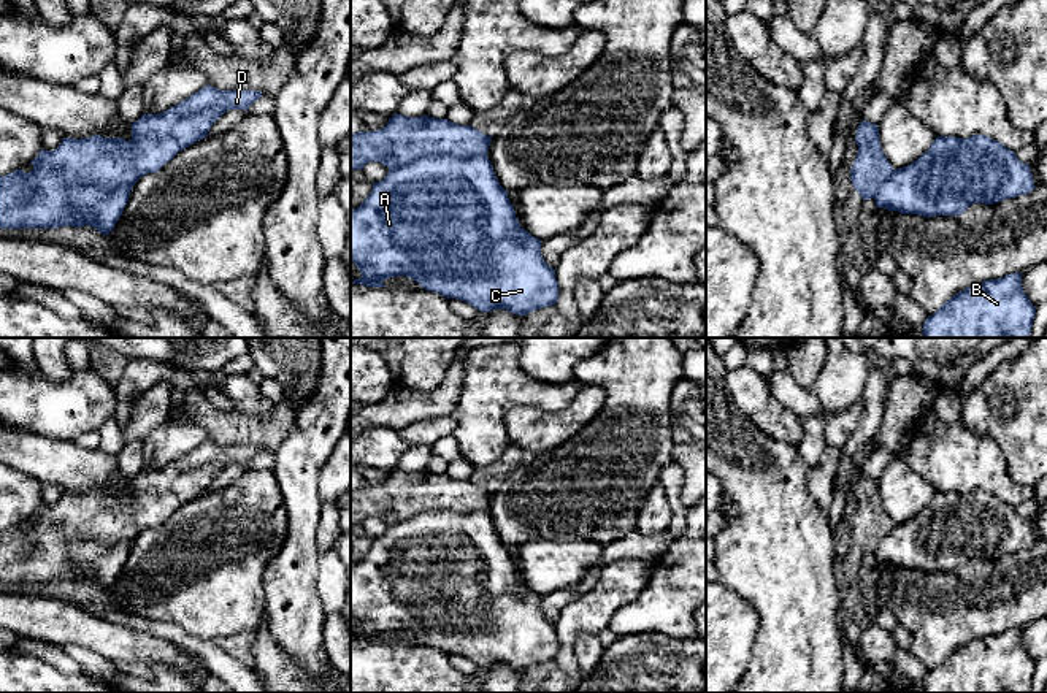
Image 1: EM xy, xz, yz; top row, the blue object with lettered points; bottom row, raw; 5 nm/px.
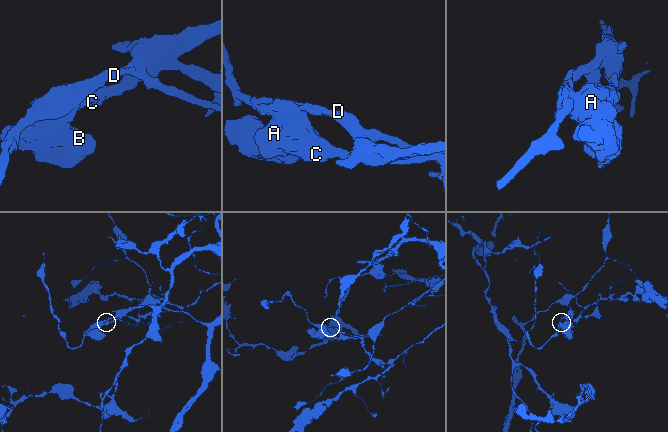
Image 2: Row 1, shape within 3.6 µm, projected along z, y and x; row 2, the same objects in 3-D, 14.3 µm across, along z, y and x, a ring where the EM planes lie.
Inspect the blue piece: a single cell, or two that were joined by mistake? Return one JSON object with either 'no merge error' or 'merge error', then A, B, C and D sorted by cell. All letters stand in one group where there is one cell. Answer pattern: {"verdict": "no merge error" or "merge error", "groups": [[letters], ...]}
{"verdict": "merge error", "groups": [["A", "B", "C"], ["D"]]}

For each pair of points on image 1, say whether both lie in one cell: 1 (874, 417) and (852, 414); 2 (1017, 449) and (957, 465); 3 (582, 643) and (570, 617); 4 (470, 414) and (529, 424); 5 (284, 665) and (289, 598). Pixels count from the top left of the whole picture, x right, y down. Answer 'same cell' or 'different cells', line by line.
1: different cells
2: different cells
3: different cells
4: different cells
5: different cells

